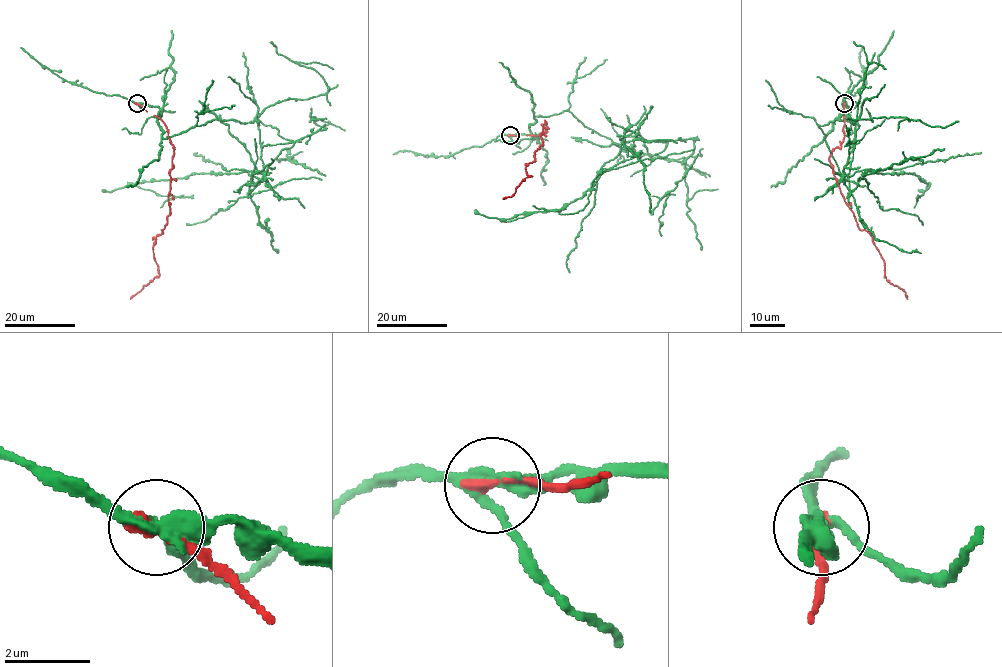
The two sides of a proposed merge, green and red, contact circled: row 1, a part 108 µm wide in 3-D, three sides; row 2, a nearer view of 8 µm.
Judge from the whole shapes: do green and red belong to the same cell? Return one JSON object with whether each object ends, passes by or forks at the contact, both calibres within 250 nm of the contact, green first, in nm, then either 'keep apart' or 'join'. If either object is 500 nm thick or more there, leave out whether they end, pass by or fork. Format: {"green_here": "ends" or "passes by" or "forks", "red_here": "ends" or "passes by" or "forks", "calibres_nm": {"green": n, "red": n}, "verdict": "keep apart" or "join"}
{"green_here": "forks", "red_here": "ends", "calibres_nm": {"green": 280, "red": 280}, "verdict": "keep apart"}

